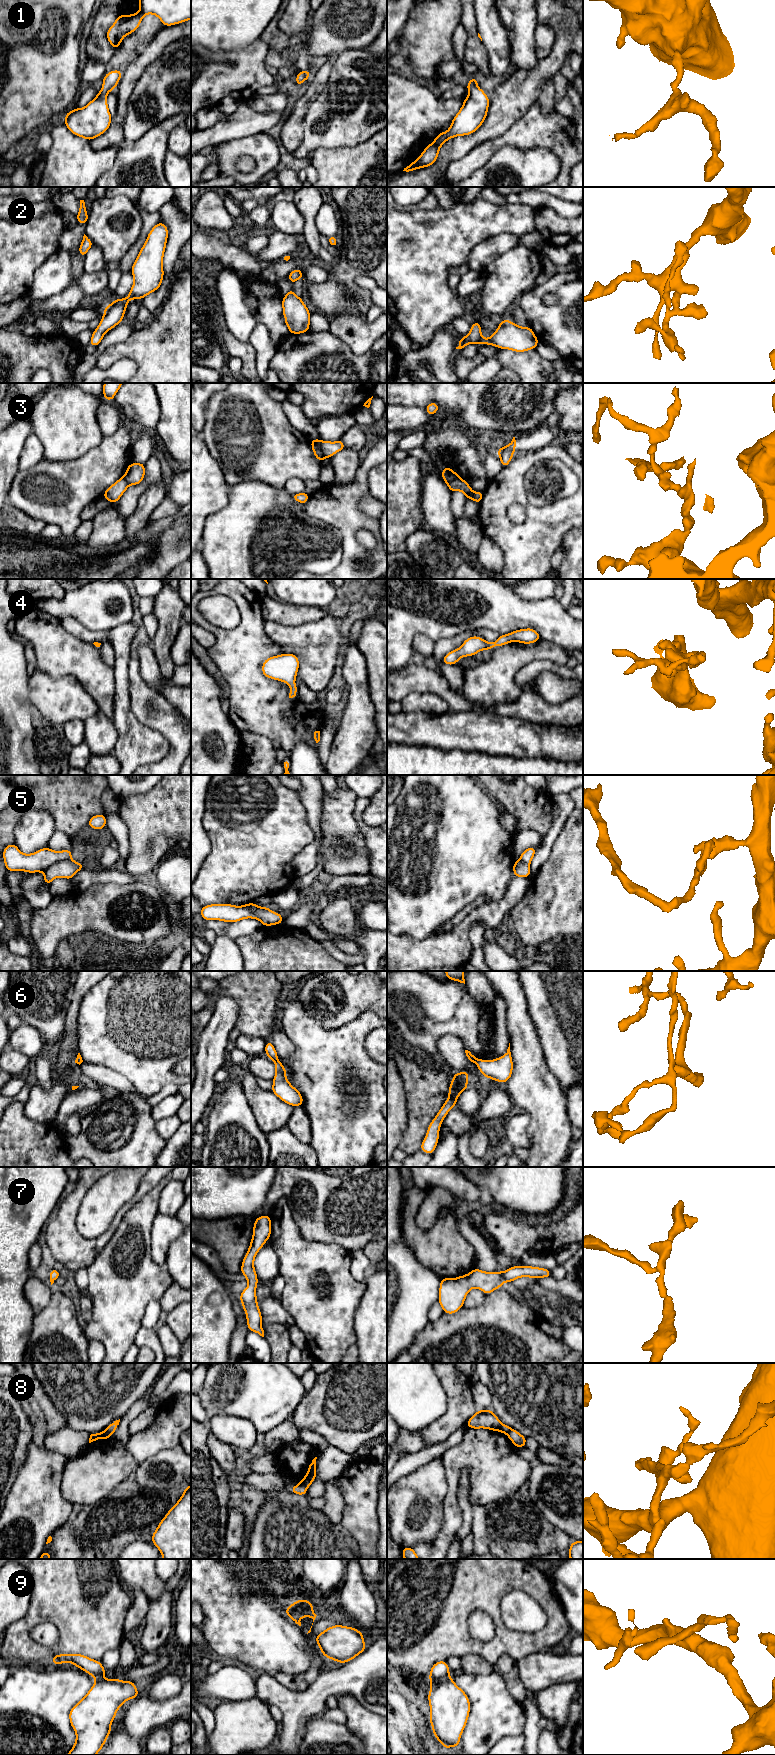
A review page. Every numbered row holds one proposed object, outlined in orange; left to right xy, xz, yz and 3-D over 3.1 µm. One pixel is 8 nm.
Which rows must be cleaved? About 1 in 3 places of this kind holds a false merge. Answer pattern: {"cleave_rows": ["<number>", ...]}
{"cleave_rows": ["3", "5", "6", "8", "9"]}

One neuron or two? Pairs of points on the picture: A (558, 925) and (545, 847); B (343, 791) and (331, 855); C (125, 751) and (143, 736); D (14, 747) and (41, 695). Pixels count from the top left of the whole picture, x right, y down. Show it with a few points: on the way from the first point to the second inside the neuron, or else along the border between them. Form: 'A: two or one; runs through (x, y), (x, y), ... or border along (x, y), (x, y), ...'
A: two; border along (556, 837), (550, 856), (533, 878)
B: one; runs through (339, 807), (338, 839)
C: one; runs through (129, 750), (139, 740)
D: two; border along (28, 686), (28, 698), (36, 715)

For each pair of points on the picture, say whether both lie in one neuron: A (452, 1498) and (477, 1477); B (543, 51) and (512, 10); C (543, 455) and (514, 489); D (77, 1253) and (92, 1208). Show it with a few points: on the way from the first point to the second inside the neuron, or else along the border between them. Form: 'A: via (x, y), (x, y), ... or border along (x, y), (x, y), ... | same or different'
A: via (453, 1485), (453, 1473), (461, 1465), (466, 1465) | same
B: border along (537, 24), (535, 53), (540, 59) | different
C: via (533, 457), (514, 476), (514, 479) | same
D: border along (76, 1214), (75, 1226), (83, 1236), (106, 1231) | different

